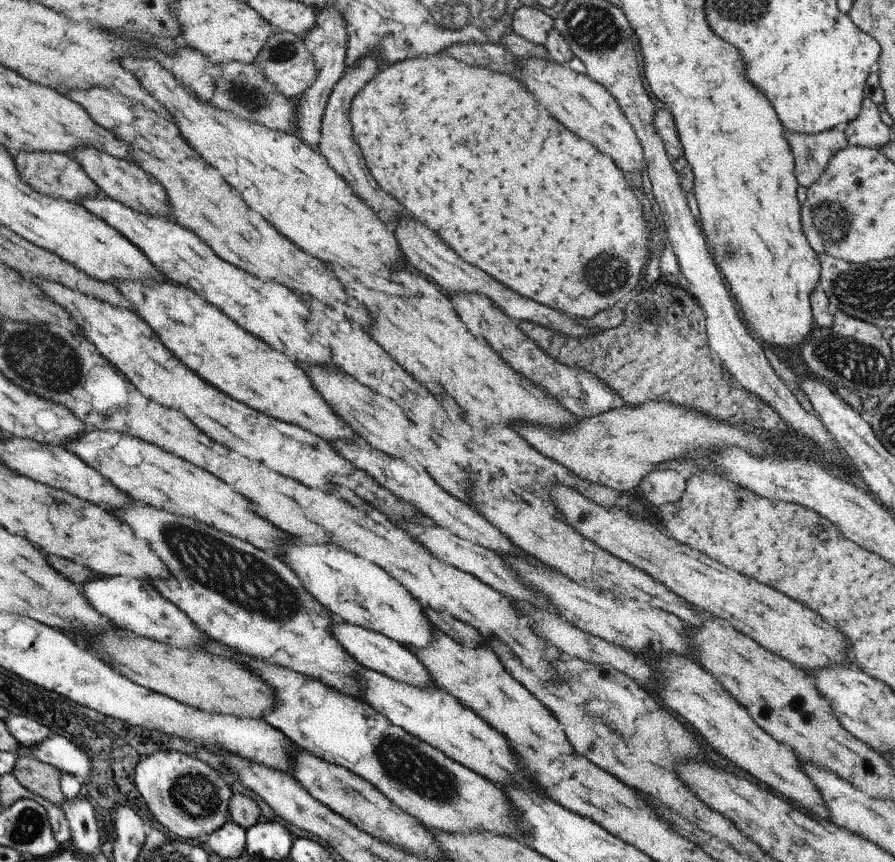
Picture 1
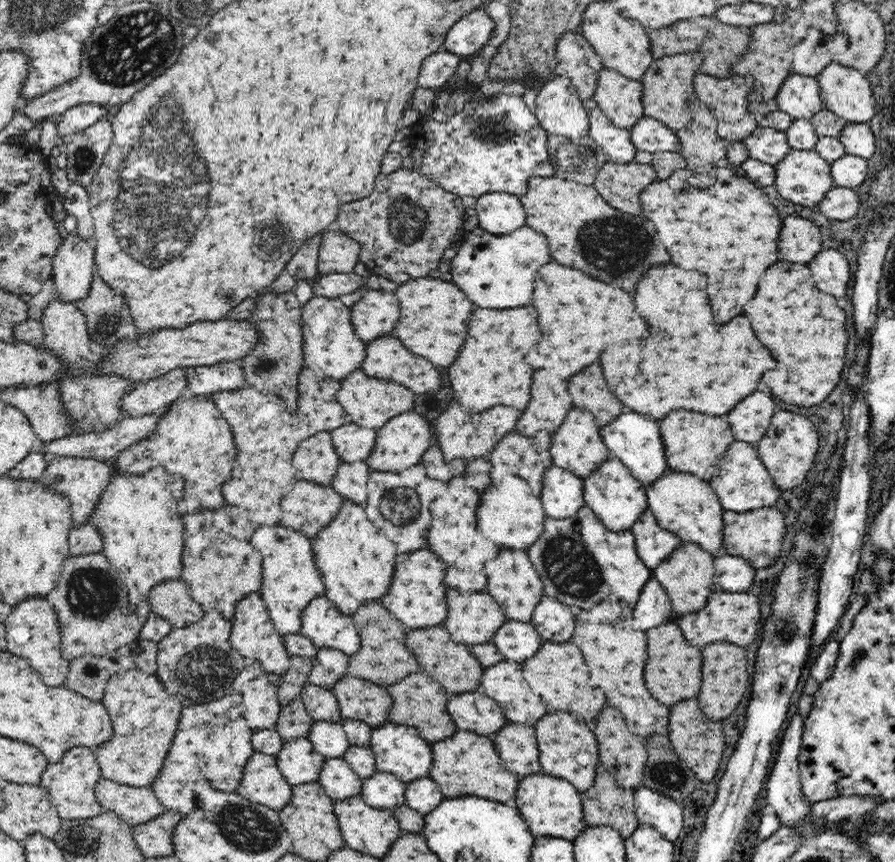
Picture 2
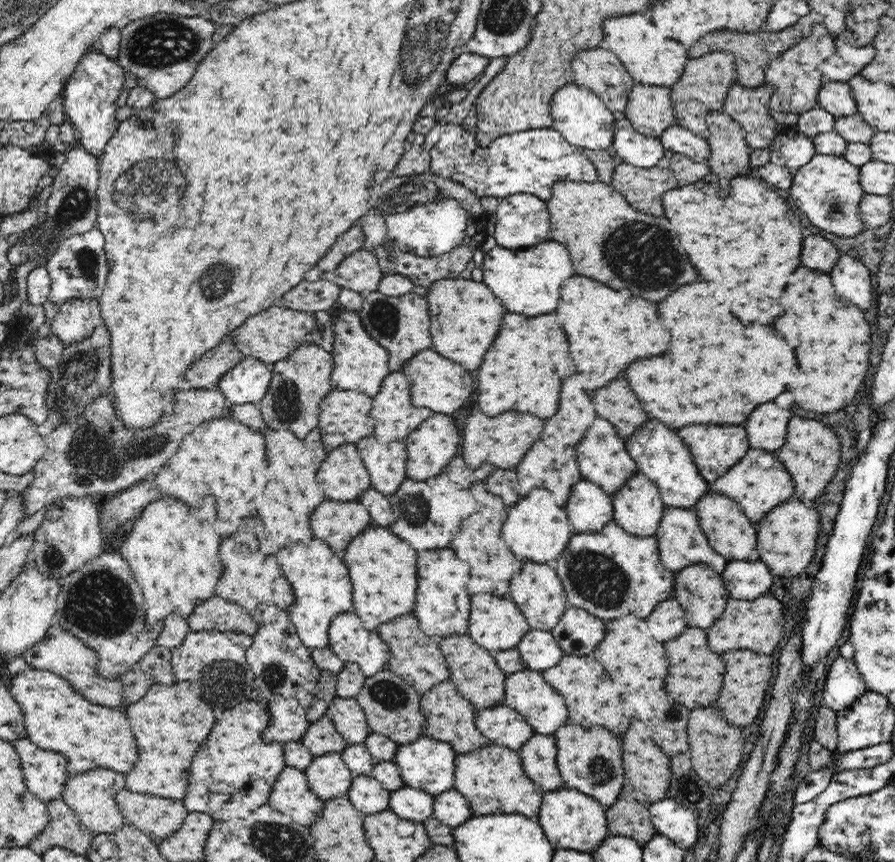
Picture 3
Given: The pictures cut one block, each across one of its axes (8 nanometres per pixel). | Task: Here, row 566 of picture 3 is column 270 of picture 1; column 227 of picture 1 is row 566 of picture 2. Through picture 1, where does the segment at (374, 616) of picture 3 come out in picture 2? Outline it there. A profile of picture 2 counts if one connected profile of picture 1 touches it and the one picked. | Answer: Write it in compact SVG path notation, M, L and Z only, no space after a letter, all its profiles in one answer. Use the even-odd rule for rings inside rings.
M344 498L332 522L326 524L315 537L312 537L311 546L313 565L320 571L325 588L324 595L340 612L351 616L364 601L374 599L380 601L386 594L393 577L396 546L391 540L382 536L375 524L368 519L365 509L351 502L350 499Z

